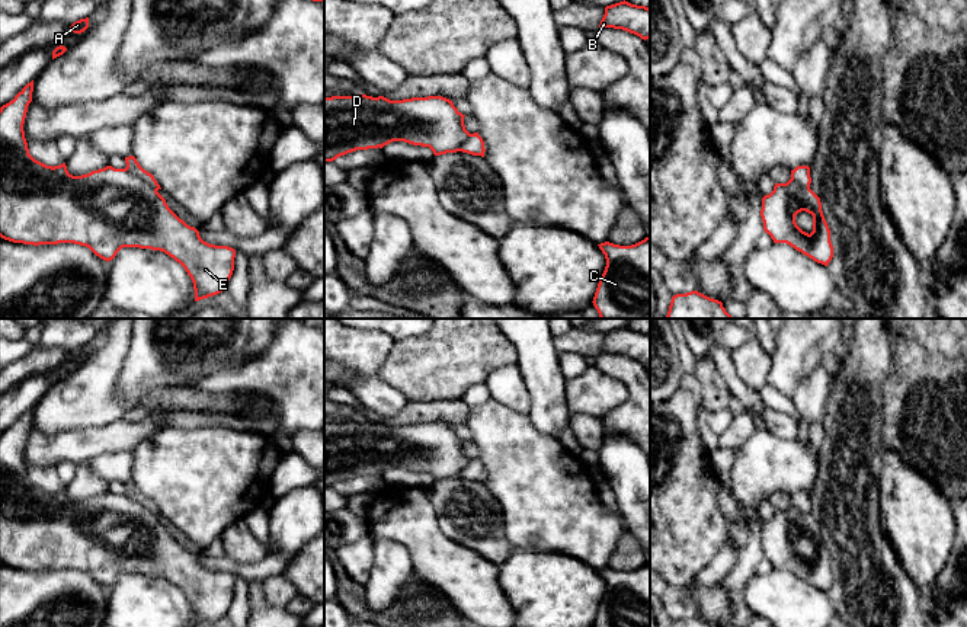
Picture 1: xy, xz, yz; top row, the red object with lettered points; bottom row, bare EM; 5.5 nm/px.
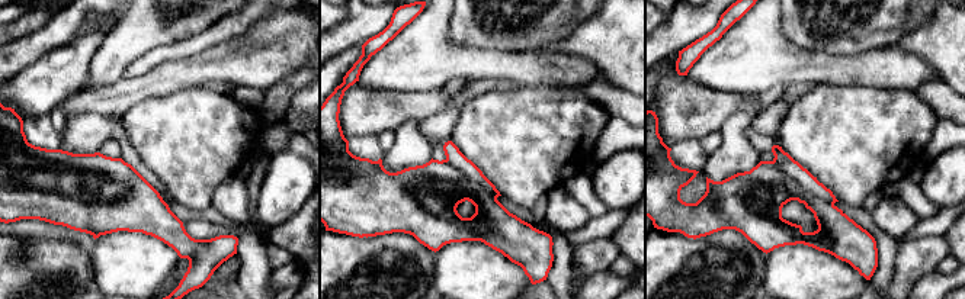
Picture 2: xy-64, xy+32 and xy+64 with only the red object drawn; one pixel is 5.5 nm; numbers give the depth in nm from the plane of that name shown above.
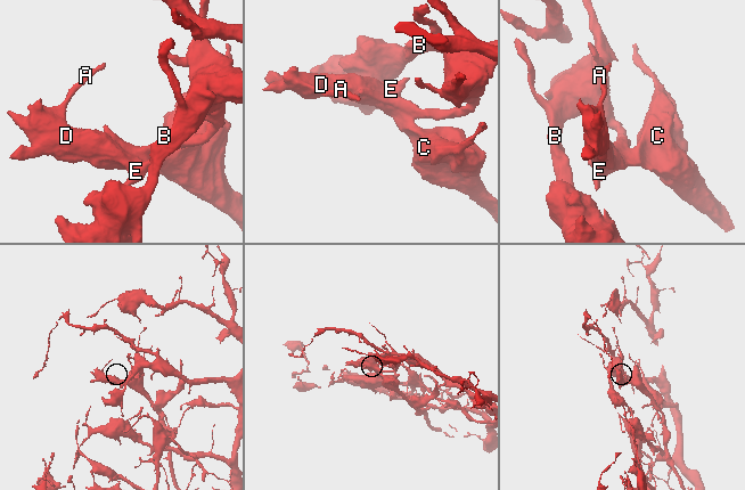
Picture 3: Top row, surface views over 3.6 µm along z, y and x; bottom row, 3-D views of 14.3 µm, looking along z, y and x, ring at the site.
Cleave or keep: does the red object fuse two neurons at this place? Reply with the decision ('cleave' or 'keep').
cleave

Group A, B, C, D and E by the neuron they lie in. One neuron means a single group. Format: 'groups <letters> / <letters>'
groups A C D E / B

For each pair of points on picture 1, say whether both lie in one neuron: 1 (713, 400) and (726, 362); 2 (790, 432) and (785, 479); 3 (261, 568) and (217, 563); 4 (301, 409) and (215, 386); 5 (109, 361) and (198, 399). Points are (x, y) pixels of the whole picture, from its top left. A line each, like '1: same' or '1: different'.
1: different
2: different
3: same
4: same
5: same

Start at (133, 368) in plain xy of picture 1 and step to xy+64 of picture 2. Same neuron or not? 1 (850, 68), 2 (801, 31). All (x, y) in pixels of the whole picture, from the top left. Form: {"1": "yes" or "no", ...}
{"1": "no", "2": "yes"}

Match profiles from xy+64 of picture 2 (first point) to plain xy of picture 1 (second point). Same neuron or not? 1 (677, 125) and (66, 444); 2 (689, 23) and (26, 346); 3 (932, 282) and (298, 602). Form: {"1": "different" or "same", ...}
{"1": "same", "2": "different", "3": "different"}

